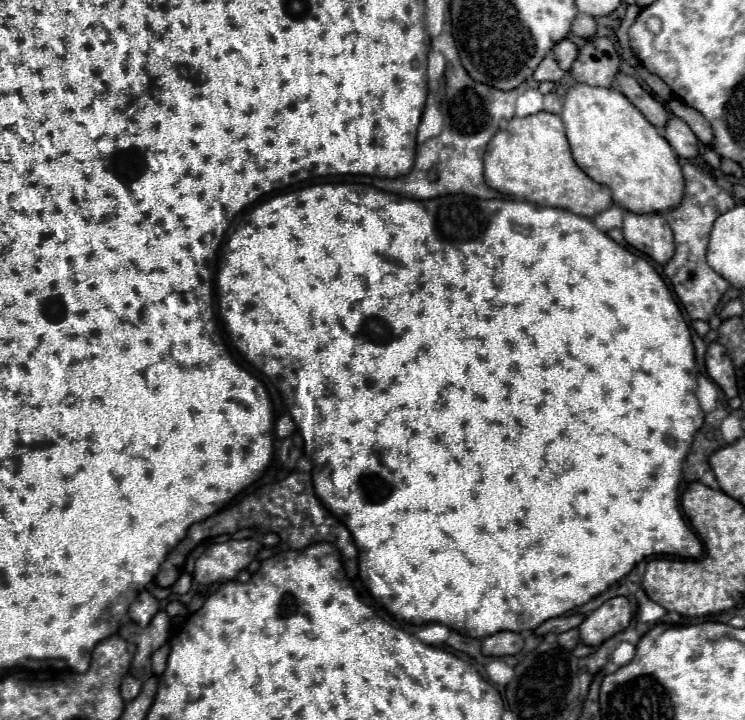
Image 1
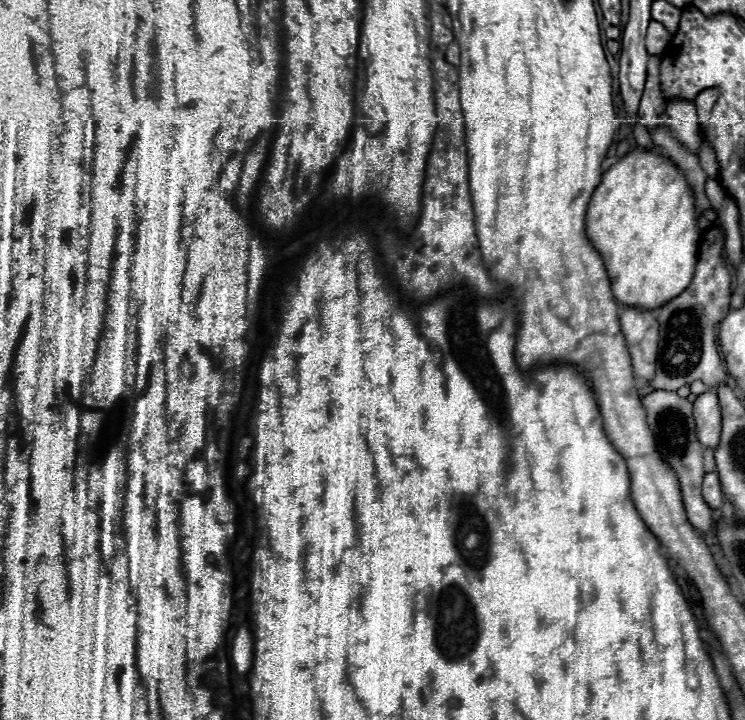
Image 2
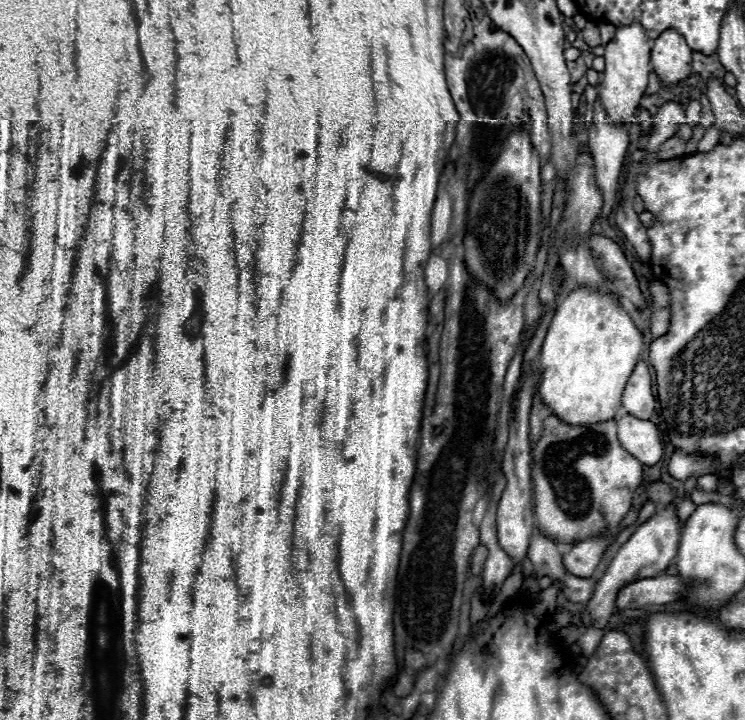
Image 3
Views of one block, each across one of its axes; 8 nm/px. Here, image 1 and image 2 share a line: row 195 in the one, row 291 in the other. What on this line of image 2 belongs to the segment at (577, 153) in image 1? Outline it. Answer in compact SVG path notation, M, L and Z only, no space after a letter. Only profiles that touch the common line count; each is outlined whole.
M634 150L604 172L588 204L586 234L602 256L614 298L632 308L656 310L692 282L698 252L698 212L684 174L654 150Z

